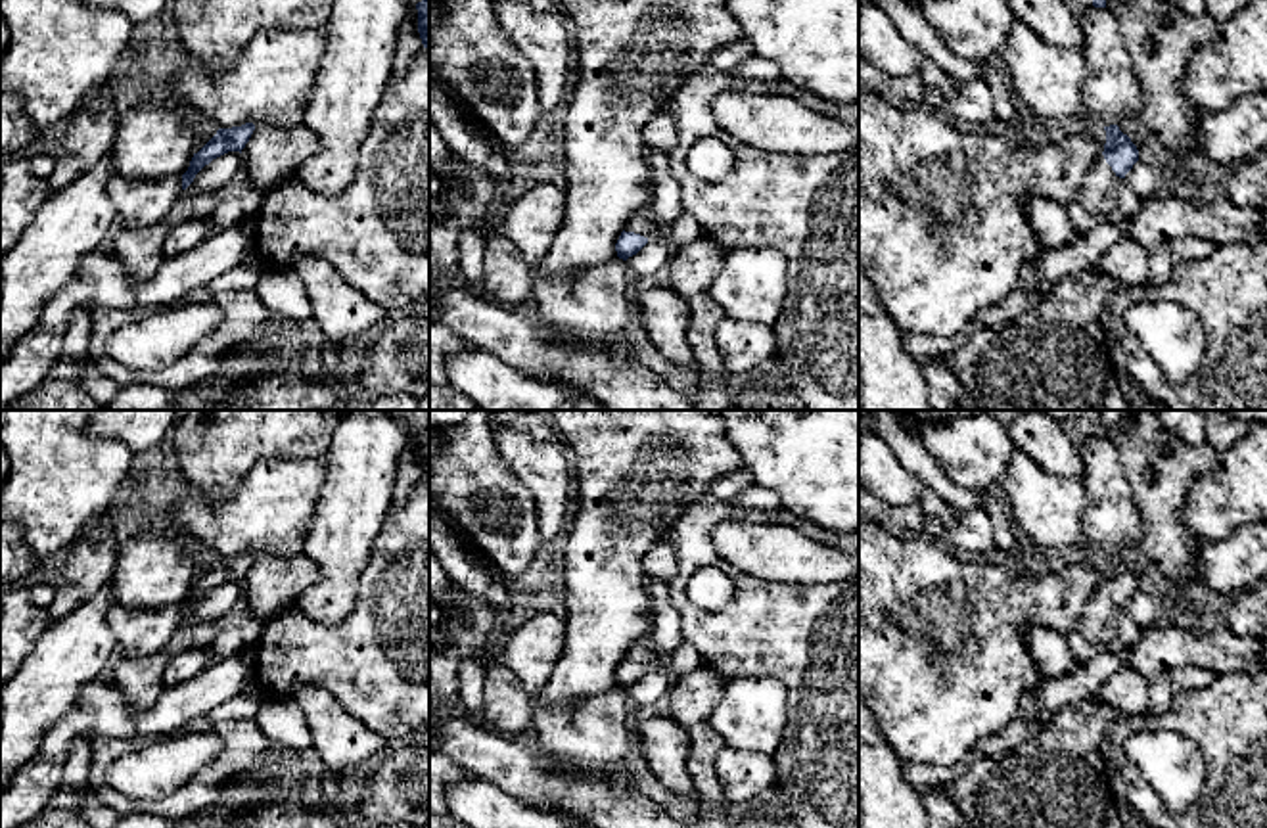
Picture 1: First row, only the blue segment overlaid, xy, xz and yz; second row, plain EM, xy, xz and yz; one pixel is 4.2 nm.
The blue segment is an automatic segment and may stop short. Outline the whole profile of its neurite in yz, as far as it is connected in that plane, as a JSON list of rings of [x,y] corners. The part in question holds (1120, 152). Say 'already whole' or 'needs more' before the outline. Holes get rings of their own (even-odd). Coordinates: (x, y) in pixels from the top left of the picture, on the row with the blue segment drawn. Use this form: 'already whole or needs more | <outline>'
needs more | [[[1117,125],[1104,126],[1106,144],[1083,180],[1079,196],[1068,205],[1075,232],[1087,232],[1106,222],[1131,220],[1142,201],[1125,182],[1139,161],[1139,150]]]

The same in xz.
needs more | [[[642,209],[633,215],[627,228],[621,232],[615,251],[617,257],[627,261],[636,255],[646,243],[657,242],[661,238],[661,222],[650,213],[650,209]]]

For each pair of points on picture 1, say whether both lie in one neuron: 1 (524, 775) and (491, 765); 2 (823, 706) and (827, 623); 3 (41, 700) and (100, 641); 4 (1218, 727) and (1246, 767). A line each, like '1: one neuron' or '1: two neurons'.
1: one neuron
2: one neuron
3: one neuron
4: one neuron

